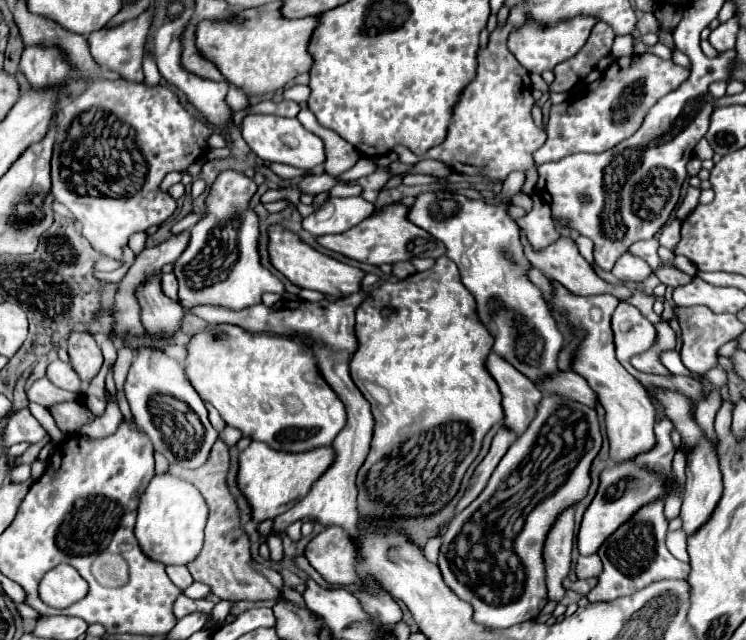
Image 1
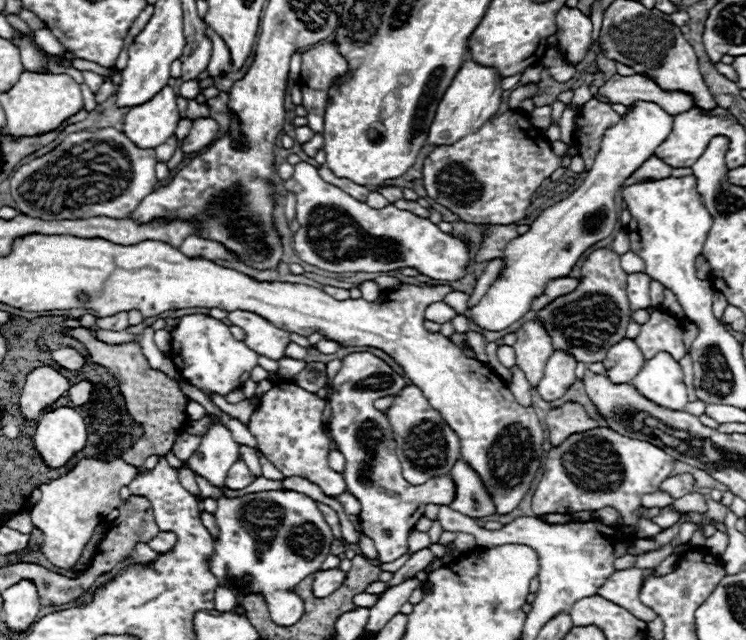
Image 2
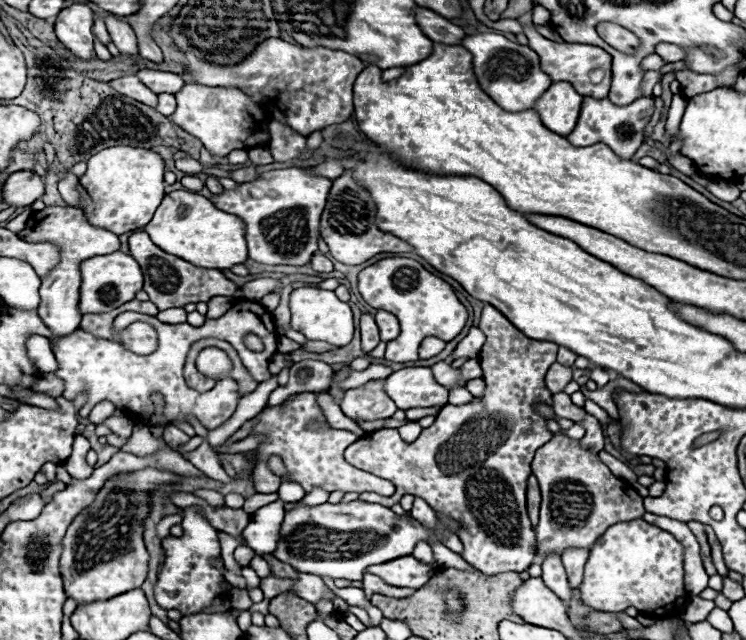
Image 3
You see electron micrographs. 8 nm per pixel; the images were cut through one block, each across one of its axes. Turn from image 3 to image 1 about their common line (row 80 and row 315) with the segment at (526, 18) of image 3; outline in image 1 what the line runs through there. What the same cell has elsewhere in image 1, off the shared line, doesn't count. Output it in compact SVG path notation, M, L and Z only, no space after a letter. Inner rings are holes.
M556 284L552 306L558 310L564 310L564 314L554 314L560 332L564 334L564 340L568 342L568 330L570 328L582 328L586 330L586 338L576 350L572 370L582 374L592 390L598 392L598 400L606 410L606 430L610 438L610 458L612 462L628 462L636 458L636 454L644 454L644 450L656 446L656 408L652 406L644 386L630 376L624 366L616 360L614 354L614 342L612 342L612 330L610 330L610 316L614 308L618 306L618 300L614 296L574 296L564 286ZM594 310L594 318L592 318Z

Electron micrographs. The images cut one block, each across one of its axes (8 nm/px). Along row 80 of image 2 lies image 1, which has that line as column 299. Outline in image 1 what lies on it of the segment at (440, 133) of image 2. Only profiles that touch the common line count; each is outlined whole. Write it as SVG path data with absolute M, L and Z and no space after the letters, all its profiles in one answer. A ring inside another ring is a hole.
M254 440L240 454L240 472L238 472L238 484L252 506L252 518L268 520L292 508L298 498L304 498L308 494L312 484L324 474L324 470L328 470L328 466L332 466L334 460L336 452L332 450L332 446L322 446L316 450L308 450L304 454L284 454L272 450L264 442Z

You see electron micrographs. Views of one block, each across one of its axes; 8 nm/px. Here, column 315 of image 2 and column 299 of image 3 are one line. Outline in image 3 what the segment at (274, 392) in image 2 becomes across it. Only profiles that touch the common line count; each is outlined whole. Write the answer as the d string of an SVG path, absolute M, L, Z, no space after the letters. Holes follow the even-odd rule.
M302 392L286 404L264 406L262 412L254 420L256 422L254 422L250 434L262 436L260 446L254 450L254 470L250 476L256 492L270 494L270 492L278 490L280 478L274 476L266 466L266 460L272 454L278 454L284 460L292 480L296 480L306 492L312 490L314 486L322 486L328 492L344 490L344 492L376 492L382 496L394 494L392 482L378 478L374 474L368 474L364 470L356 470L352 464L344 462L344 450L352 442L356 442L356 434L352 434L348 430L336 430L330 426L322 426L318 430L308 428L308 424L314 424L314 422L326 424L326 416L316 402L316 392Z

